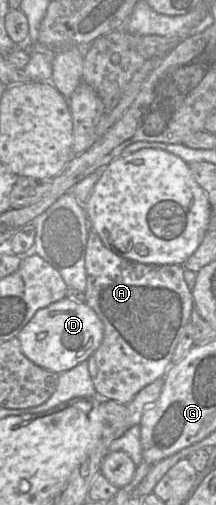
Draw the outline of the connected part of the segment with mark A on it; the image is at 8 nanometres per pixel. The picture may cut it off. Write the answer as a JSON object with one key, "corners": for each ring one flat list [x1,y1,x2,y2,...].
{"corners":[[90,226,85,251,85,304,103,324,103,339,87,360,95,390,127,405,136,394,164,377,172,356,191,320,192,291,184,280,183,265,147,265,124,259,104,246]]}

